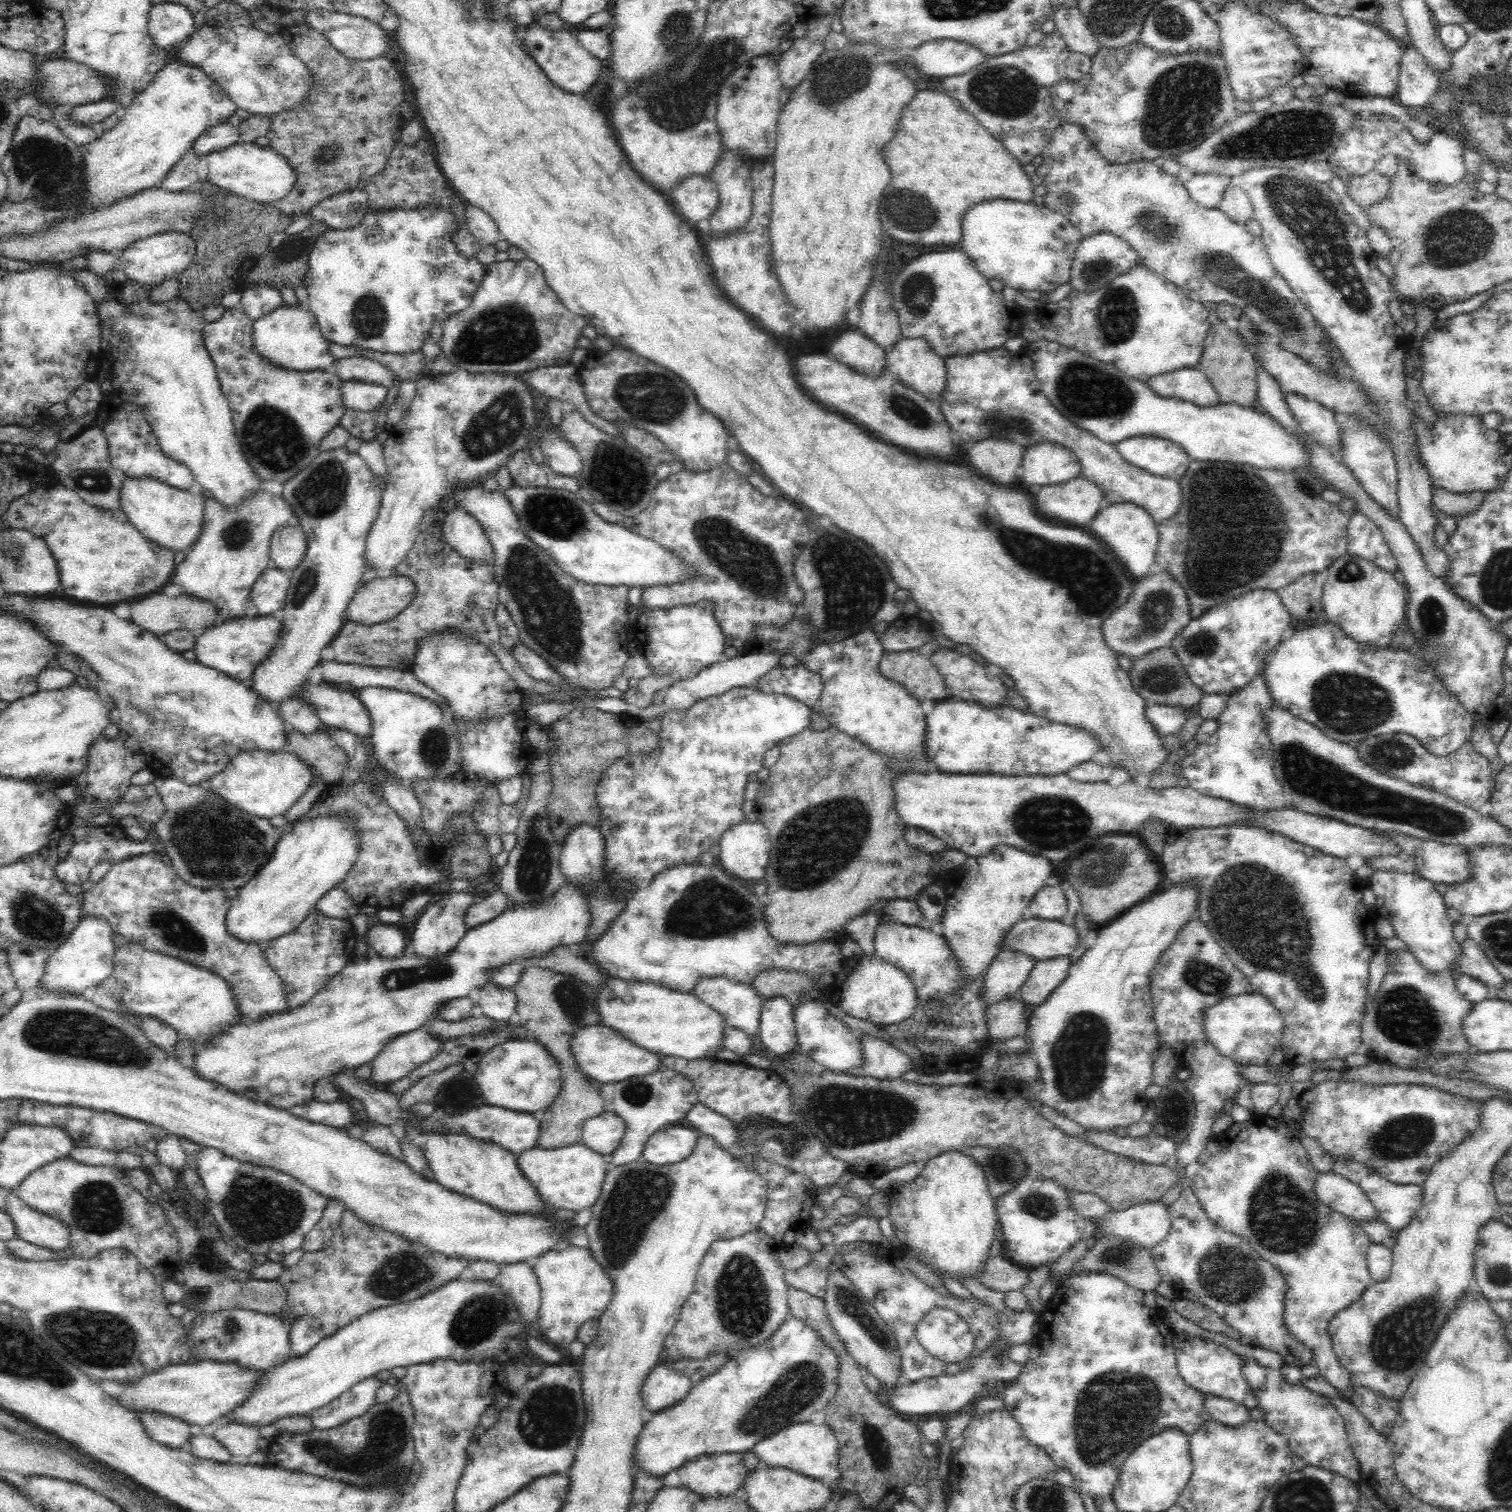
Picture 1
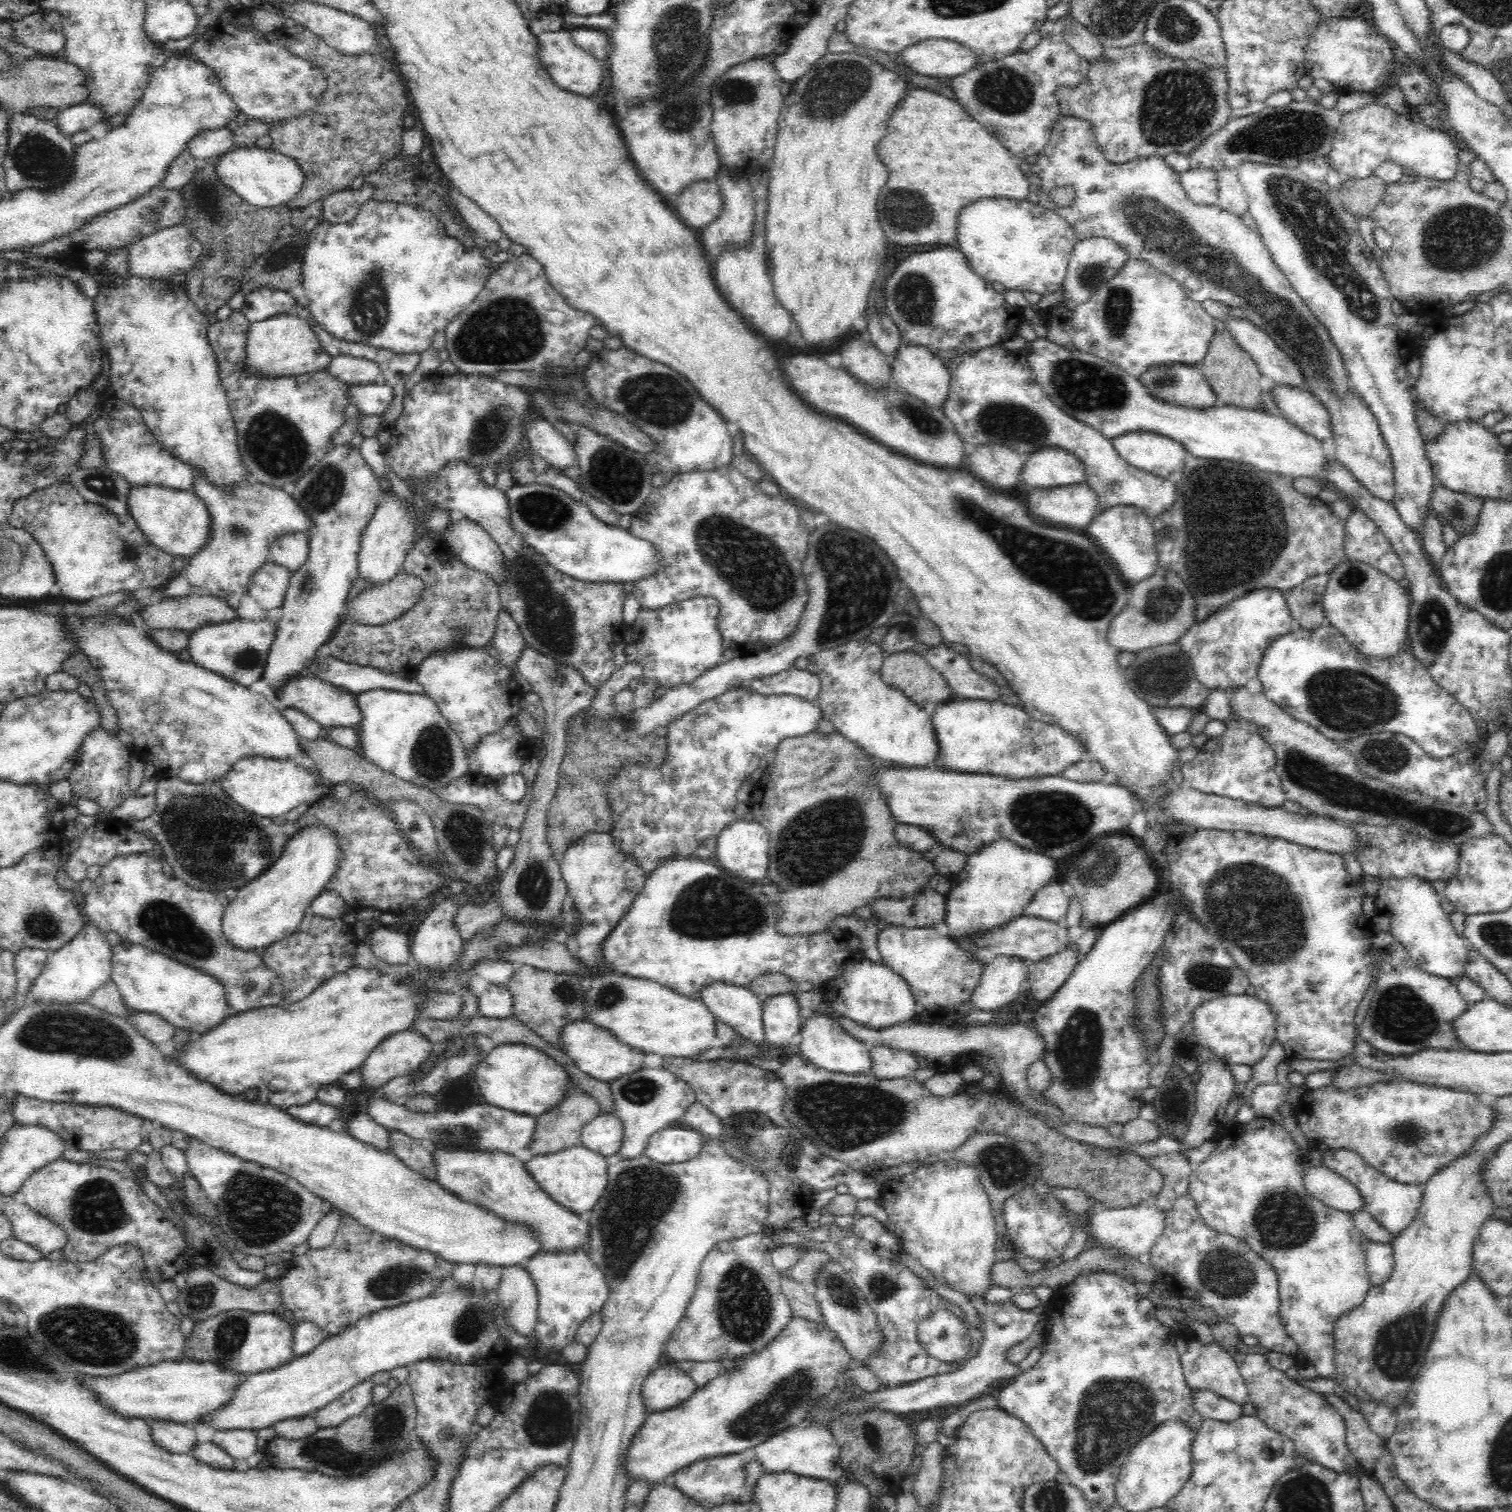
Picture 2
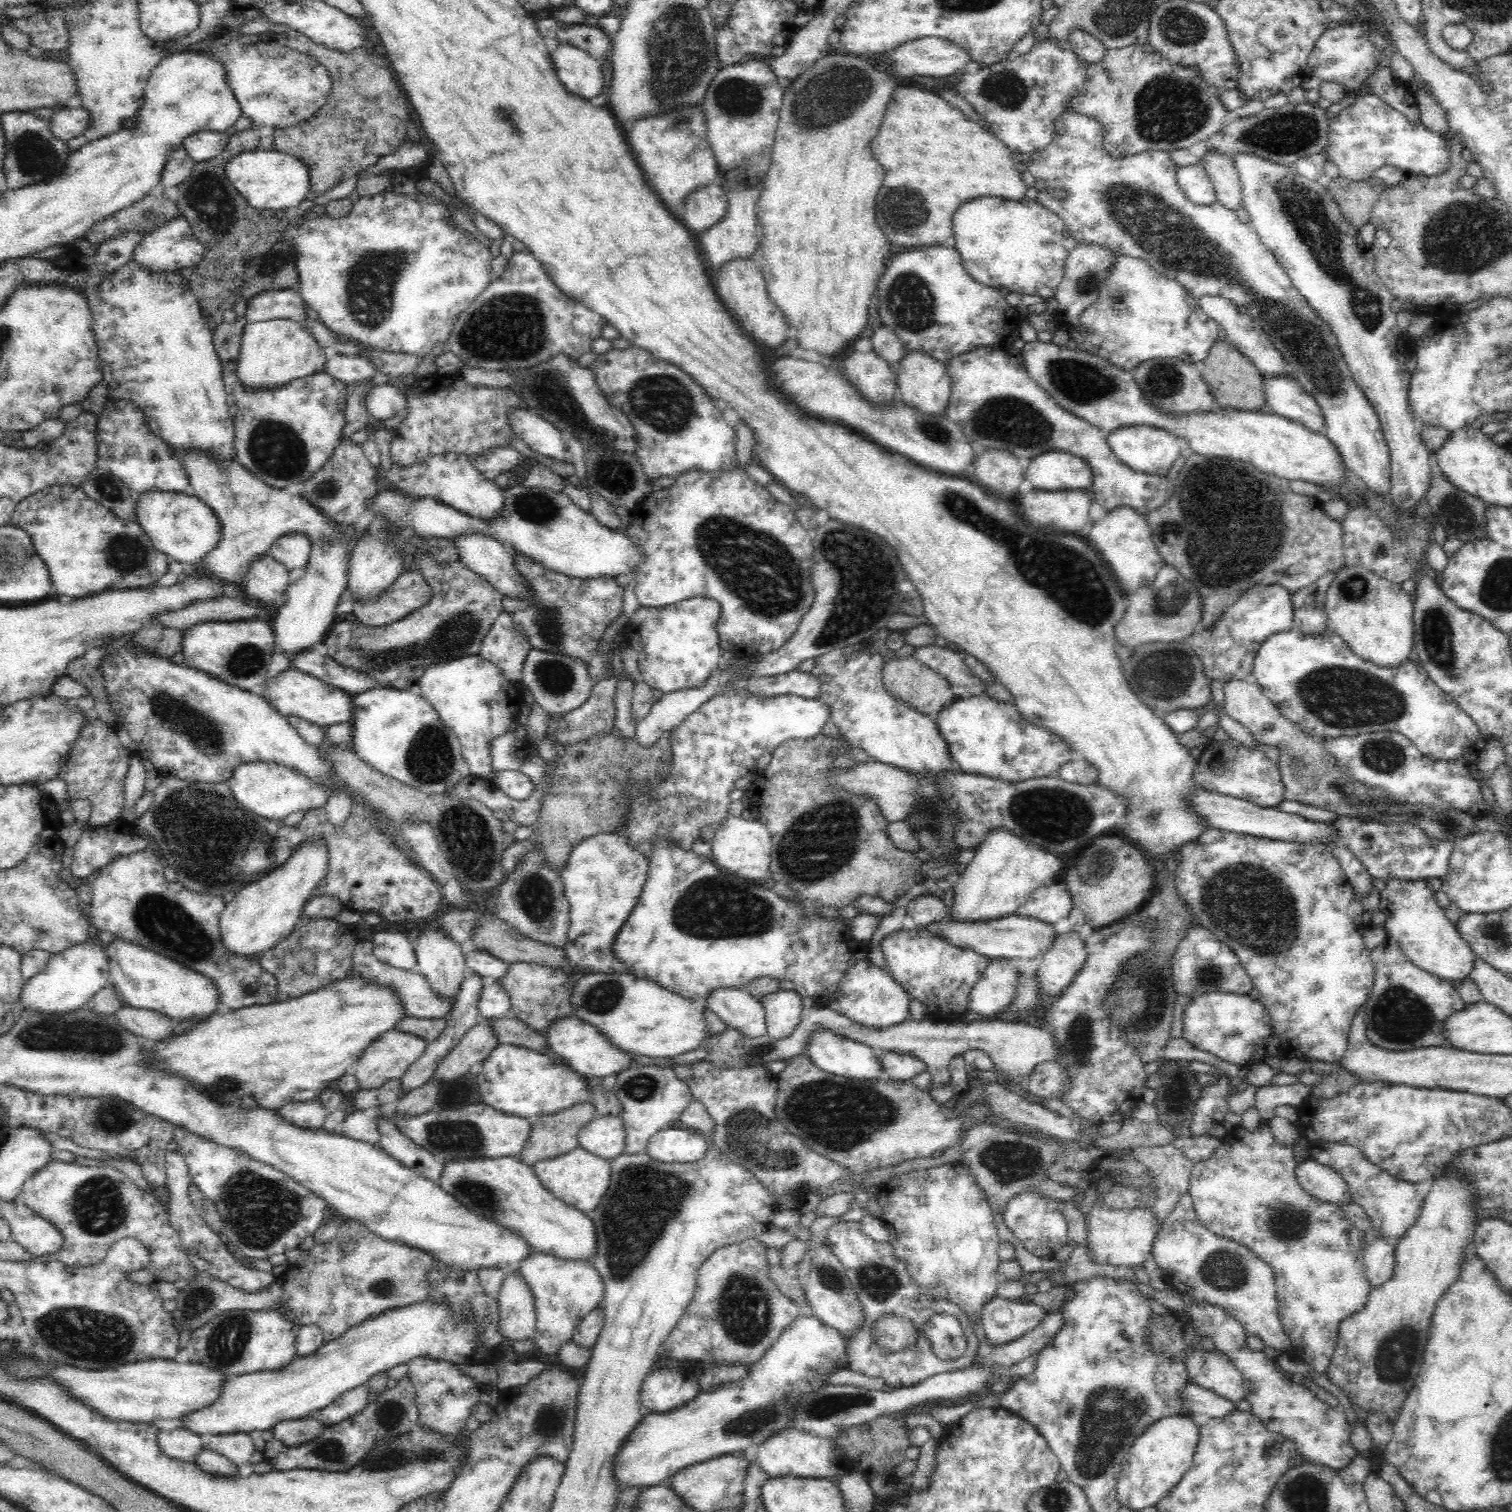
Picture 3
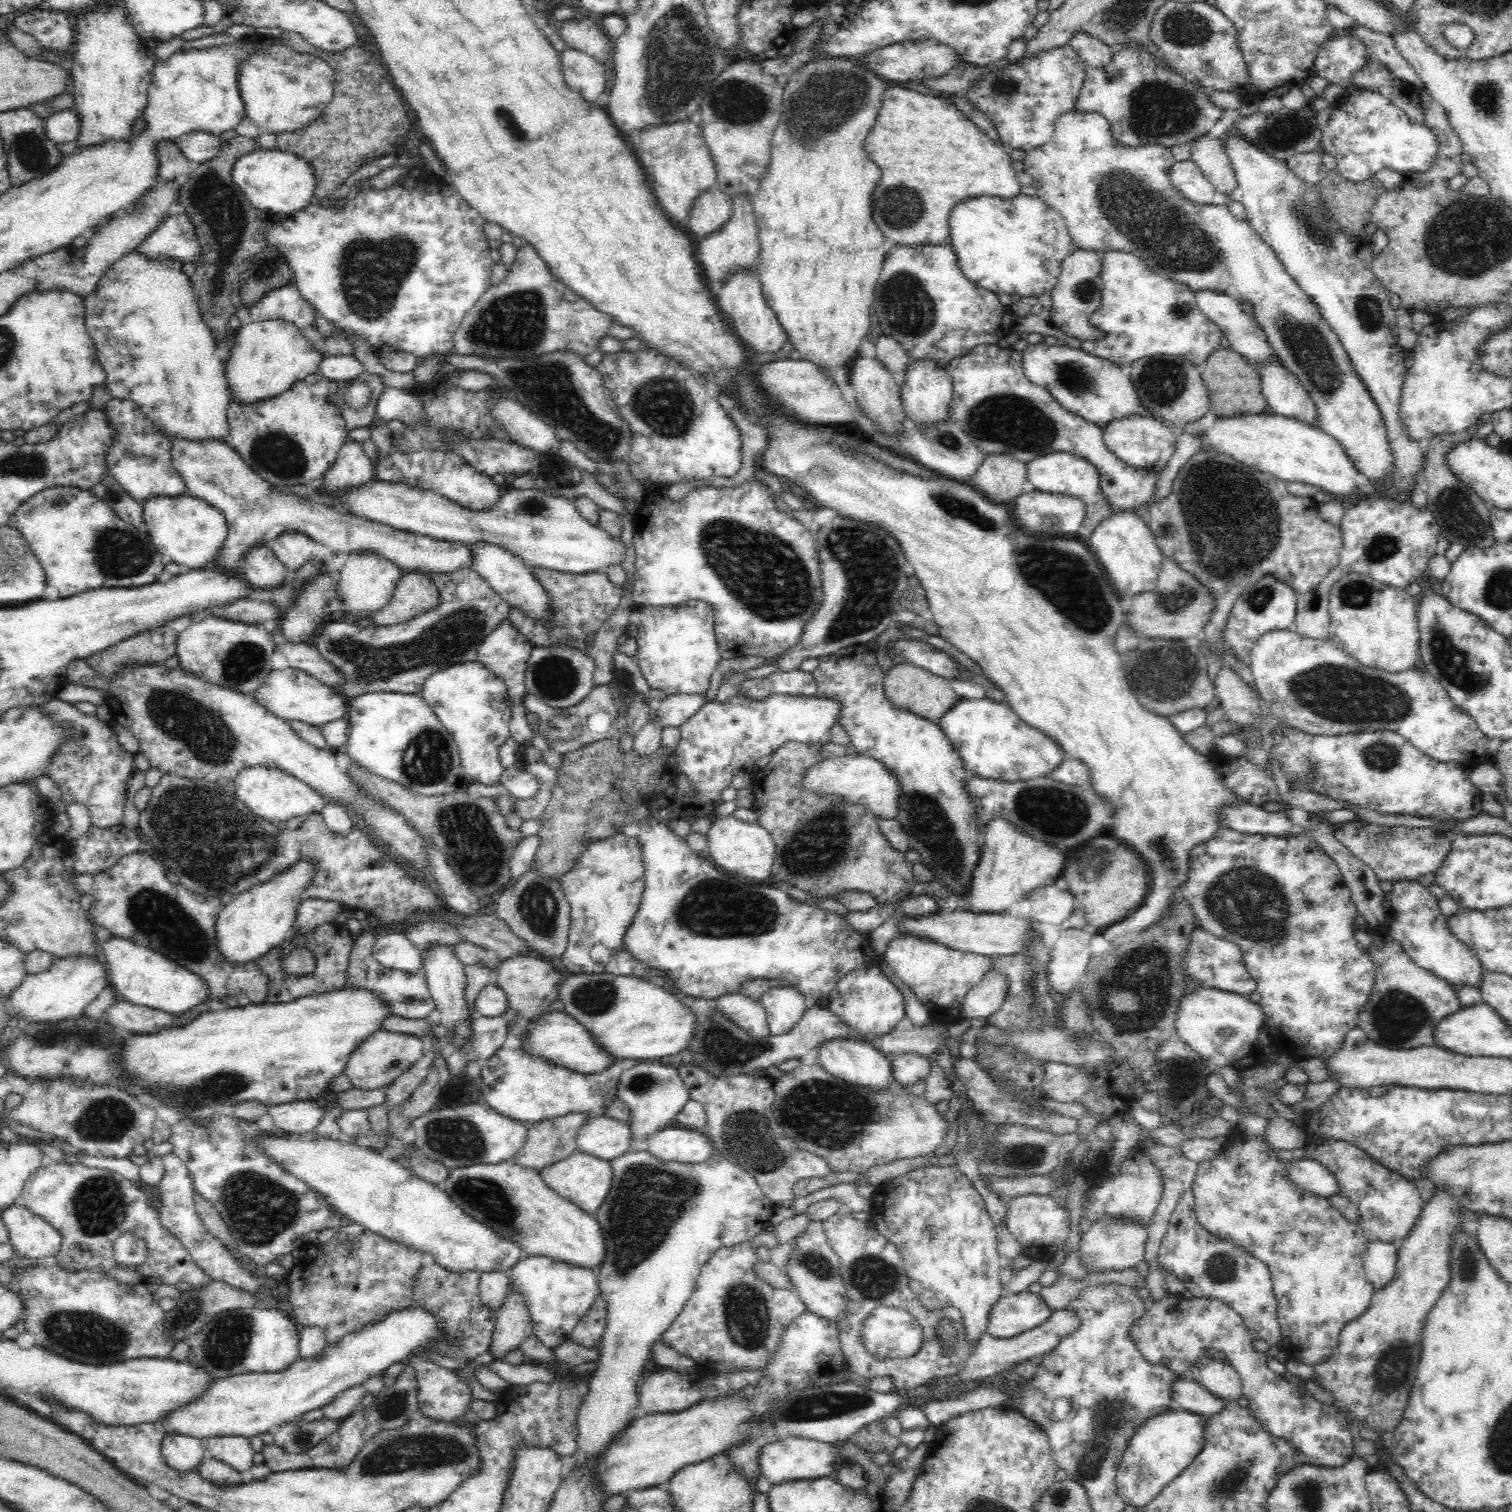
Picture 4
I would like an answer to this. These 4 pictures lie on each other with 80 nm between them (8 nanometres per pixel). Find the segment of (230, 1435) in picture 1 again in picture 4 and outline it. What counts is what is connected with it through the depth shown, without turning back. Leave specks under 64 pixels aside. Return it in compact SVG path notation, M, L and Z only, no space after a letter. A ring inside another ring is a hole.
M241 1436L214 1437L202 1439L206 1456L214 1458L241 1473L252 1468L255 1452L248 1438Z

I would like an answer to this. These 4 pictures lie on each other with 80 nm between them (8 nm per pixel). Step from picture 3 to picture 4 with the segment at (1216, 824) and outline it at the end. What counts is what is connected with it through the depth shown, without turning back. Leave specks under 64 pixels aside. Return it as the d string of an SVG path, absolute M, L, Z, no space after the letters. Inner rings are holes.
M1234 804L1222 812L1222 825L1226 831L1245 836L1302 835L1284 811L1267 812L1256 805Z

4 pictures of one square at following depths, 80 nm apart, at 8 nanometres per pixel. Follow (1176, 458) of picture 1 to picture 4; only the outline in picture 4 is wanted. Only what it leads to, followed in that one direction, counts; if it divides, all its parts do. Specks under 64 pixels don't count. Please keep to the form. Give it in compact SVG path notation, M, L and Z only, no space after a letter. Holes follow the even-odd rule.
M1130 414L1114 418L1103 427L1103 442L1124 464L1157 474L1166 466L1176 448L1178 434L1149 414Z

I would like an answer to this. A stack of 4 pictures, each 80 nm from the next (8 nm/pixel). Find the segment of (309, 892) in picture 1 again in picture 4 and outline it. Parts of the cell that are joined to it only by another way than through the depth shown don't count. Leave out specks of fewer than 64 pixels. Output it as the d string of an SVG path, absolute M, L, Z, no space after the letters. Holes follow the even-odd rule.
M300 860L293 864L287 871L276 875L274 878L234 895L231 902L223 905L223 910L218 914L214 932L216 947L222 957L222 961L228 965L245 965L256 962L273 948L280 946L284 941L291 941L295 938L295 921L298 906L302 900L300 894L306 890L308 882L314 874L314 863L308 860Z

